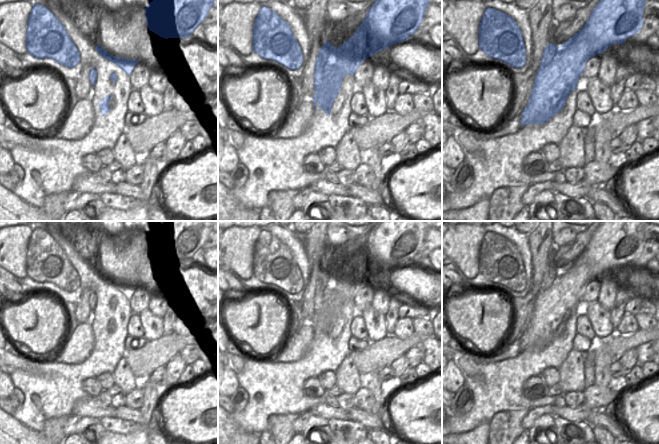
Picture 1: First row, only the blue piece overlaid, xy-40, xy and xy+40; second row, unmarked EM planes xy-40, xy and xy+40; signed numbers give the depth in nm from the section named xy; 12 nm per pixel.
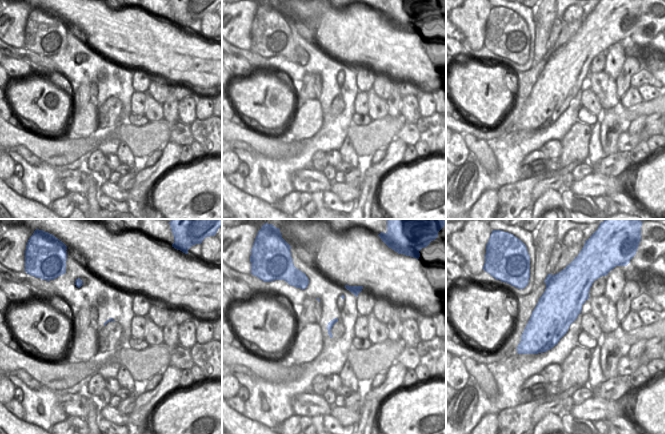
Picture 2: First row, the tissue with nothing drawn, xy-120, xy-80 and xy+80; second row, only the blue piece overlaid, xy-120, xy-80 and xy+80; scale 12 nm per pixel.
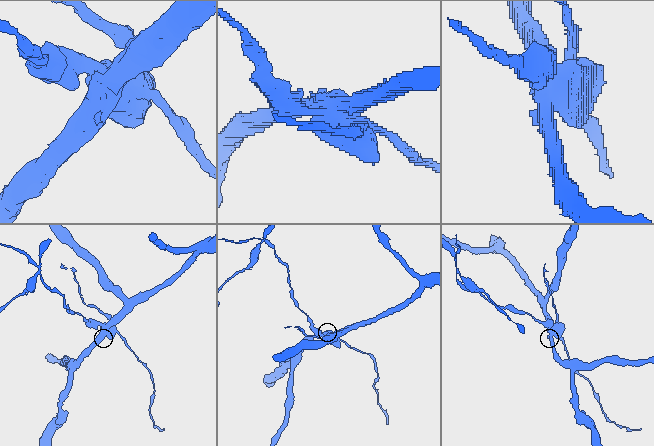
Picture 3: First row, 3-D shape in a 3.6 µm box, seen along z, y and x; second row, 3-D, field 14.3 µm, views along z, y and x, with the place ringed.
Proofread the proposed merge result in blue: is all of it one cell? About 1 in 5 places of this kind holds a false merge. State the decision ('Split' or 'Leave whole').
Split.

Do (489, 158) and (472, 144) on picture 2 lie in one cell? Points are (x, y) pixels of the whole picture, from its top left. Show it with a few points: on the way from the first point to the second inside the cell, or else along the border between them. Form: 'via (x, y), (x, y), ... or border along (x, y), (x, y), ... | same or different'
via (485, 155), (476, 146) | same

